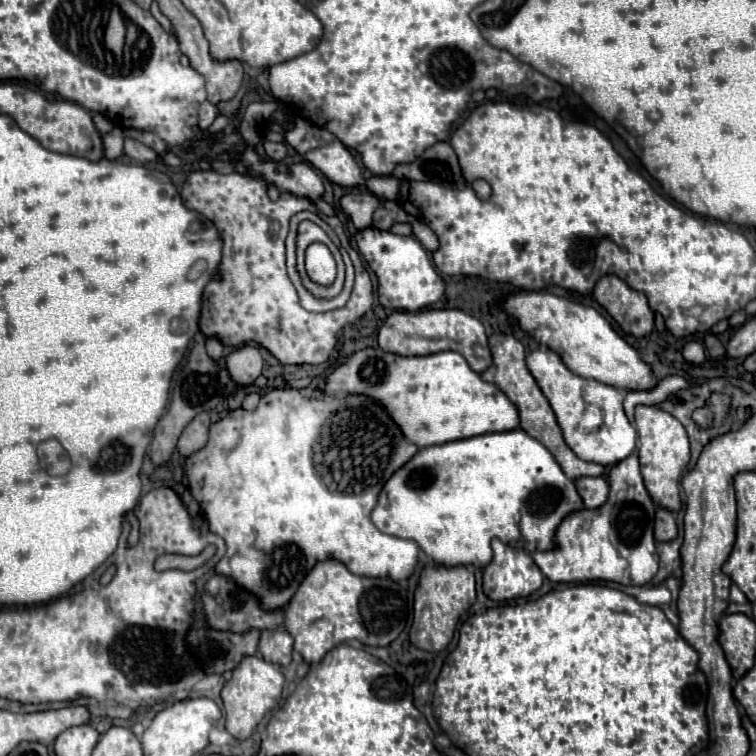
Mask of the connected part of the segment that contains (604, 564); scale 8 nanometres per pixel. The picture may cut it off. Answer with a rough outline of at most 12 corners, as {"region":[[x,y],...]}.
{"region":[[638,454],[608,470],[598,510],[534,552],[552,582],[644,586],[658,572]]}

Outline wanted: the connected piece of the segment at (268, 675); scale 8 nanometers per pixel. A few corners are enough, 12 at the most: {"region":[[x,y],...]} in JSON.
{"region":[[246,656],[222,688],[226,730],[250,738],[278,704],[276,664]]}

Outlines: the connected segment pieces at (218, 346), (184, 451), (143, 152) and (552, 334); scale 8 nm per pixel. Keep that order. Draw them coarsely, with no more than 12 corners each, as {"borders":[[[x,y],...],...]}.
{"borders":[[[218,338],[206,340],[206,350],[214,360],[222,356],[224,346]],[[198,414],[178,440],[178,454],[192,456],[208,440],[210,416]],[[134,138],[124,140],[124,152],[134,162],[160,158],[152,148]],[[528,290],[502,300],[570,372],[626,390],[650,366],[594,308]]]}

